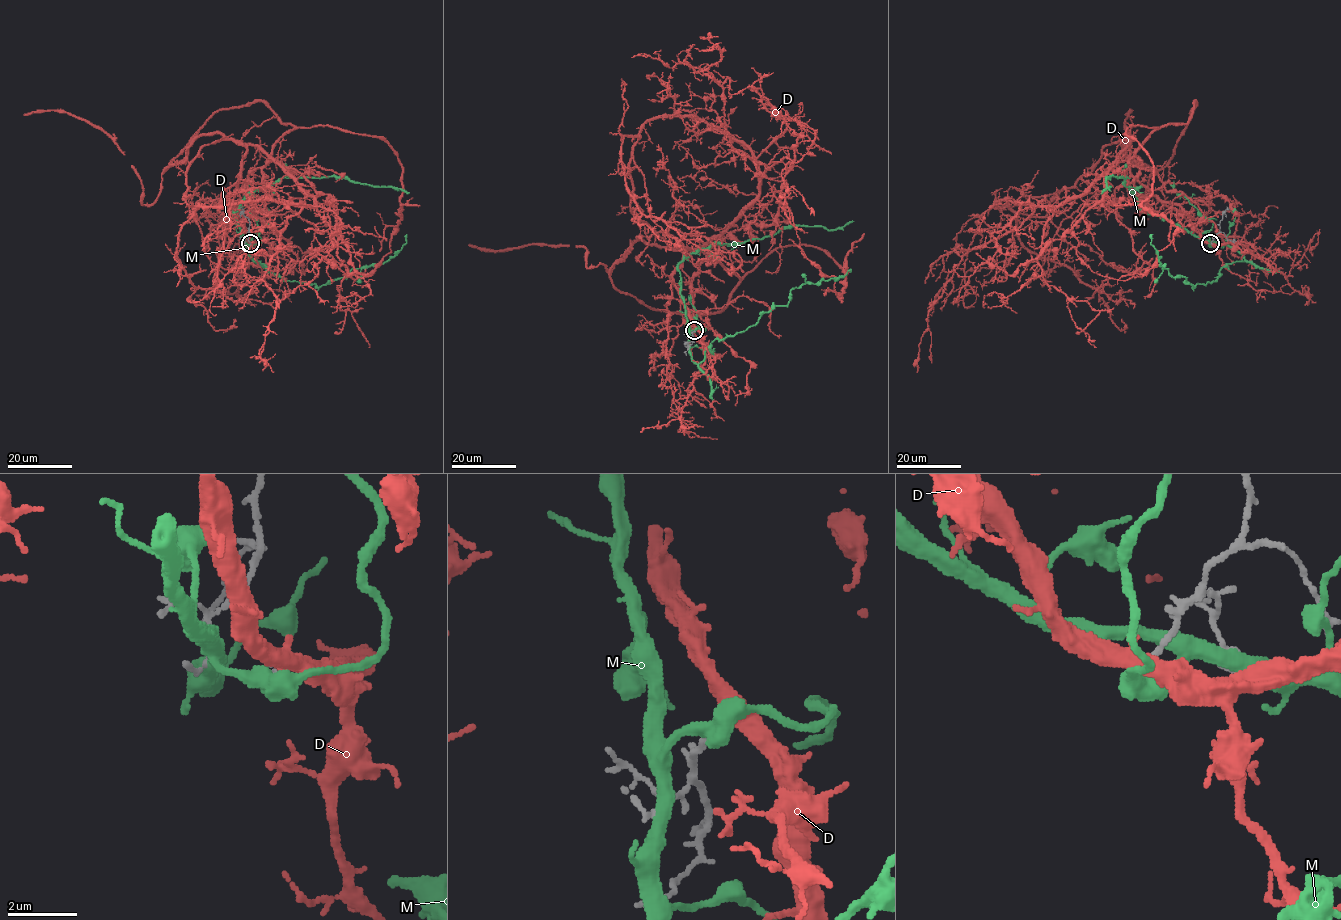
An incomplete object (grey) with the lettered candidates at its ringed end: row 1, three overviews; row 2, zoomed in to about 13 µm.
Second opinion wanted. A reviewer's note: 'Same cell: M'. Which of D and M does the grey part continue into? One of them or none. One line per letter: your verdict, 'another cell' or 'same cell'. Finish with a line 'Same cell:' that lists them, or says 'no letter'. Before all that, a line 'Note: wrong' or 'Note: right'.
Note: wrong
D: same cell
M: another cell
Same cell: D

